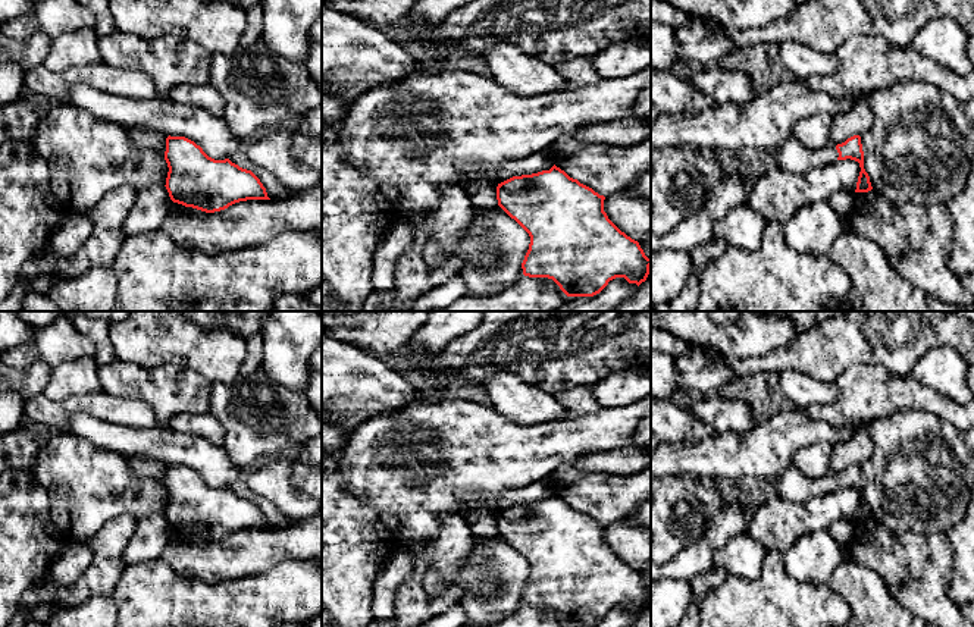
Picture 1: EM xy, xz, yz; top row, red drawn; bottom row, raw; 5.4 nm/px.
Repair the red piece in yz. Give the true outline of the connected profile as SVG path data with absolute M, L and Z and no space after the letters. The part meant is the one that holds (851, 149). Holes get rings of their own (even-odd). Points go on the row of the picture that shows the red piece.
M793 135L782 145L774 148L777 167L795 175L805 175L808 170L821 167L836 160L855 160L859 163L861 172L855 192L868 192L873 189L870 176L864 169L864 151L861 137L854 135L842 144L829 144L820 150L805 148Z

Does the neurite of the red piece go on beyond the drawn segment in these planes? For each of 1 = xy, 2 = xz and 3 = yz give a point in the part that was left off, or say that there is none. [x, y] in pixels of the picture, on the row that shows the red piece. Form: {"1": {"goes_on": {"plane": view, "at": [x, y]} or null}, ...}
{"1": {"goes_on": null}, "2": {"goes_on": null}, "3": {"goes_on": {"plane": "yz", "at": [792, 156]}}}

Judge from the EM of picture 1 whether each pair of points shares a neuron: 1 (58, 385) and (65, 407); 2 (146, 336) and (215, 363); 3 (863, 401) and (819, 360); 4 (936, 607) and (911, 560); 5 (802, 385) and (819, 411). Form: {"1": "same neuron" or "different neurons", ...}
{"1": "different neurons", "2": "same neuron", "3": "different neurons", "4": "same neuron", "5": "different neurons"}

